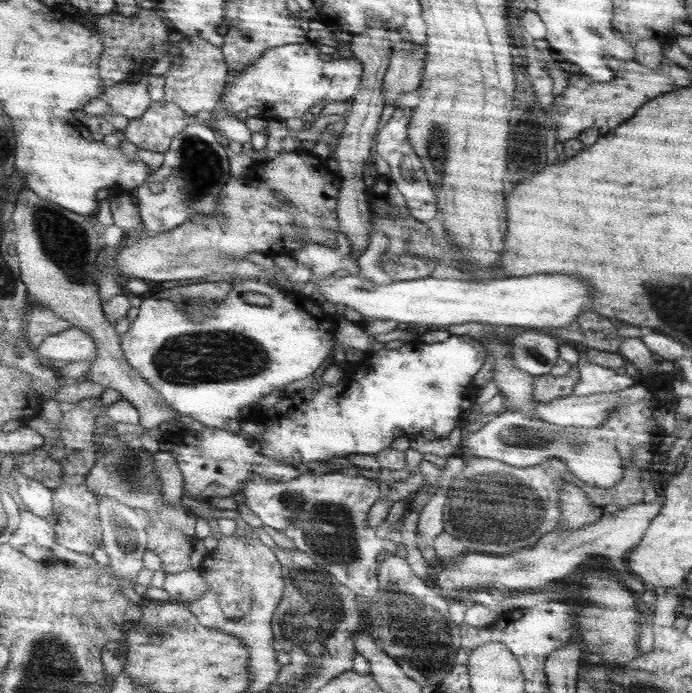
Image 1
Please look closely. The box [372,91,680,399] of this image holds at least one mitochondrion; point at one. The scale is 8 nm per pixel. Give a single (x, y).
(436, 146)

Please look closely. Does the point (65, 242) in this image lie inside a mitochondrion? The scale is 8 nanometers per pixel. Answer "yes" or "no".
yes

